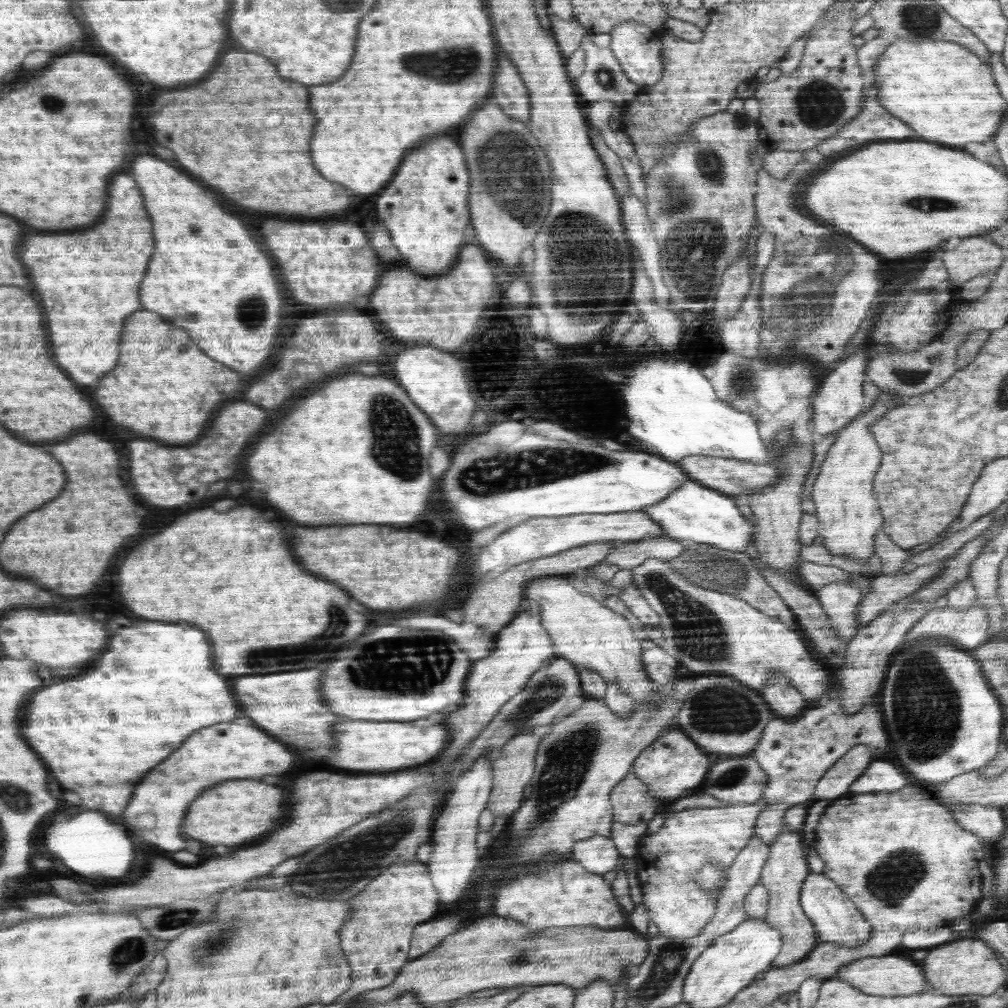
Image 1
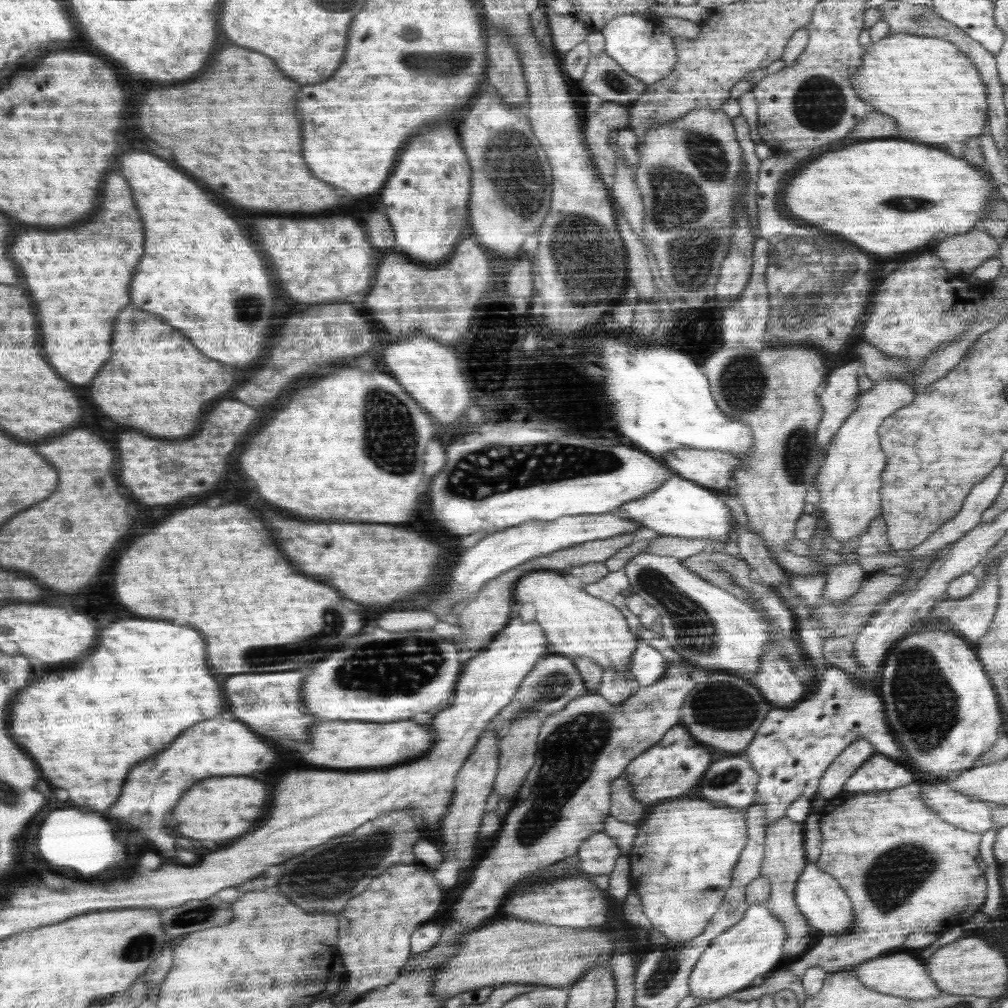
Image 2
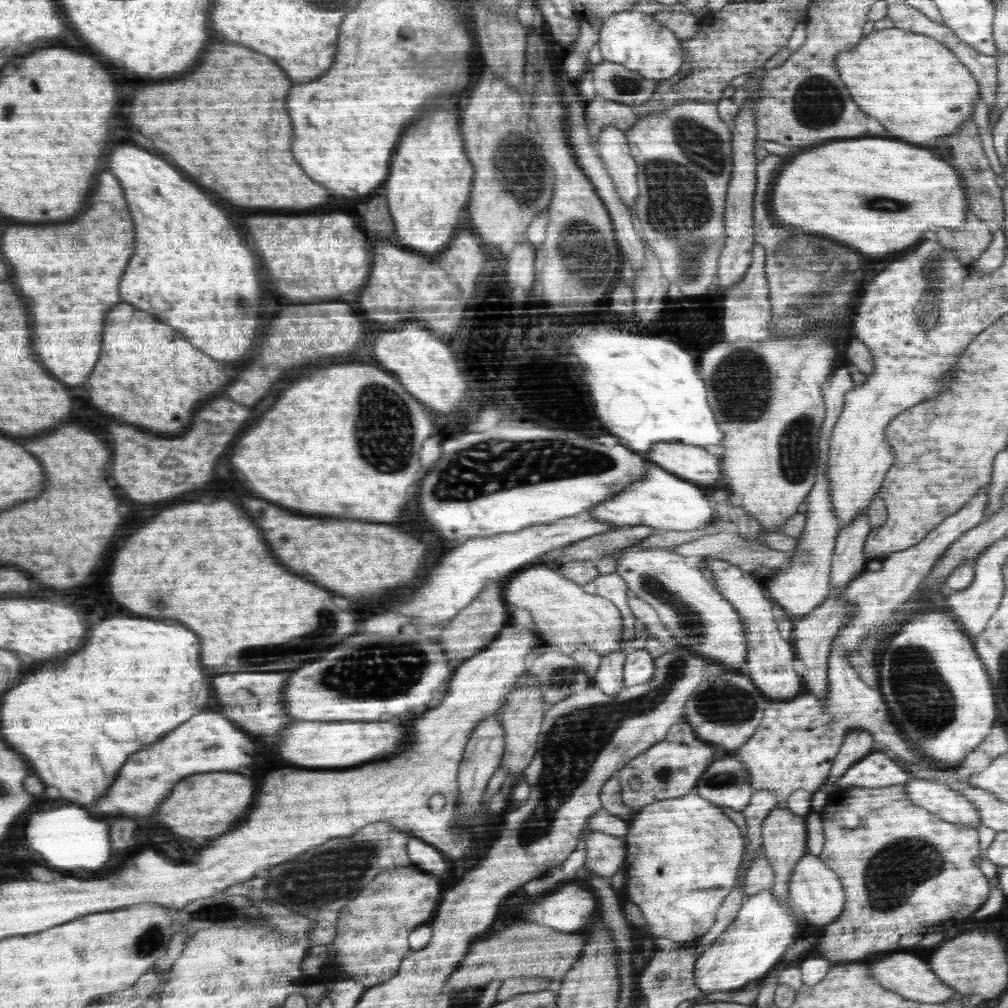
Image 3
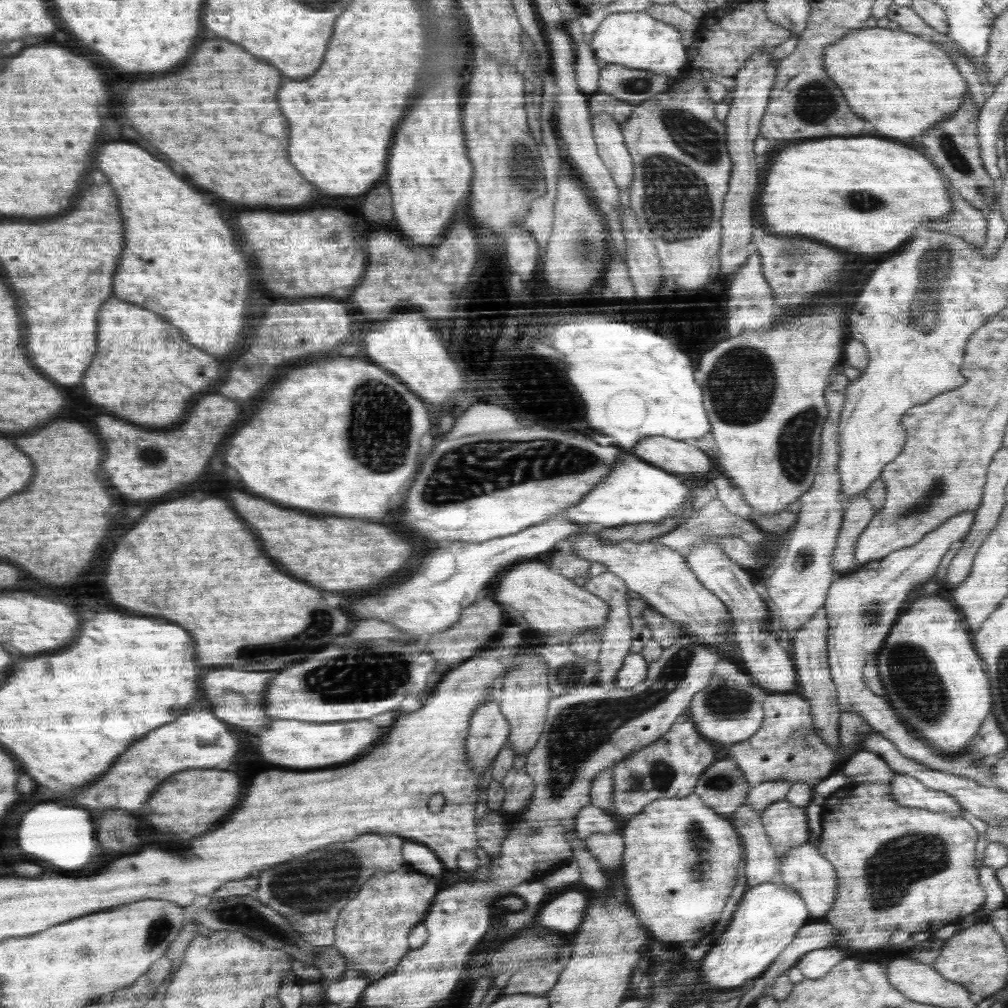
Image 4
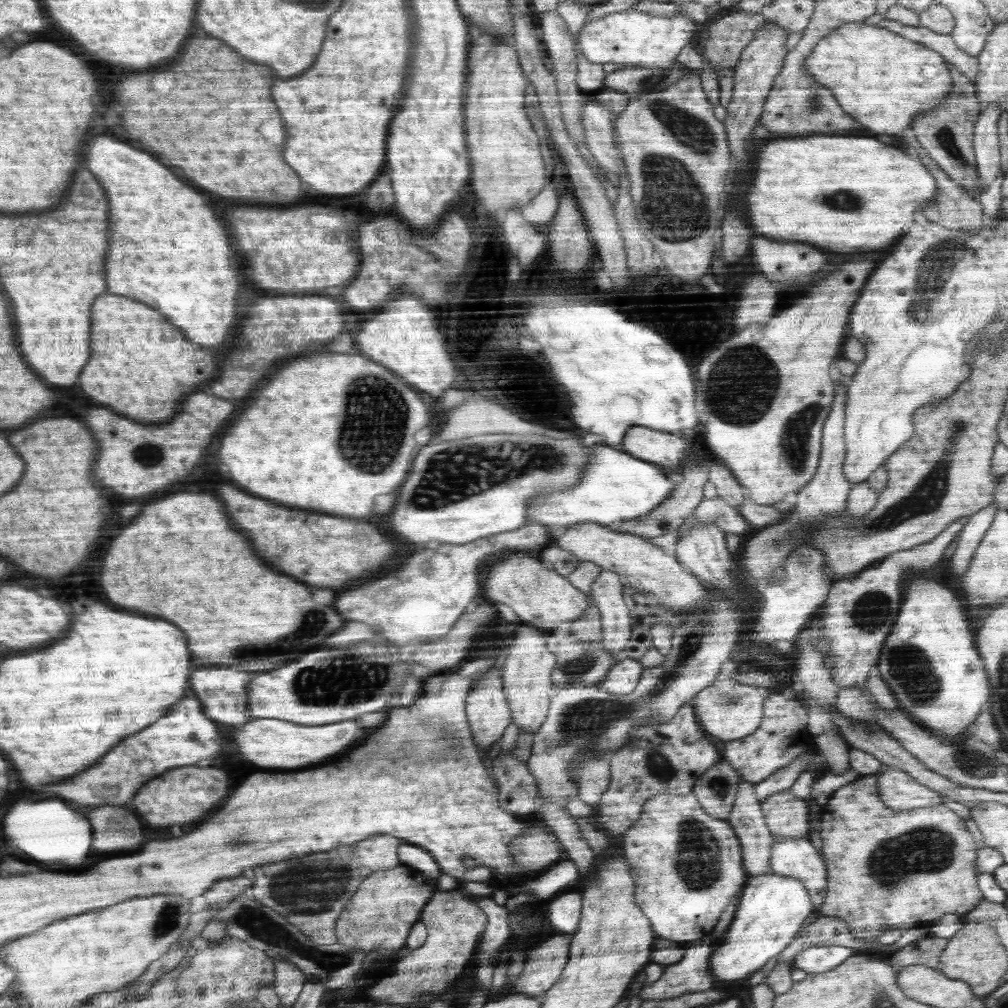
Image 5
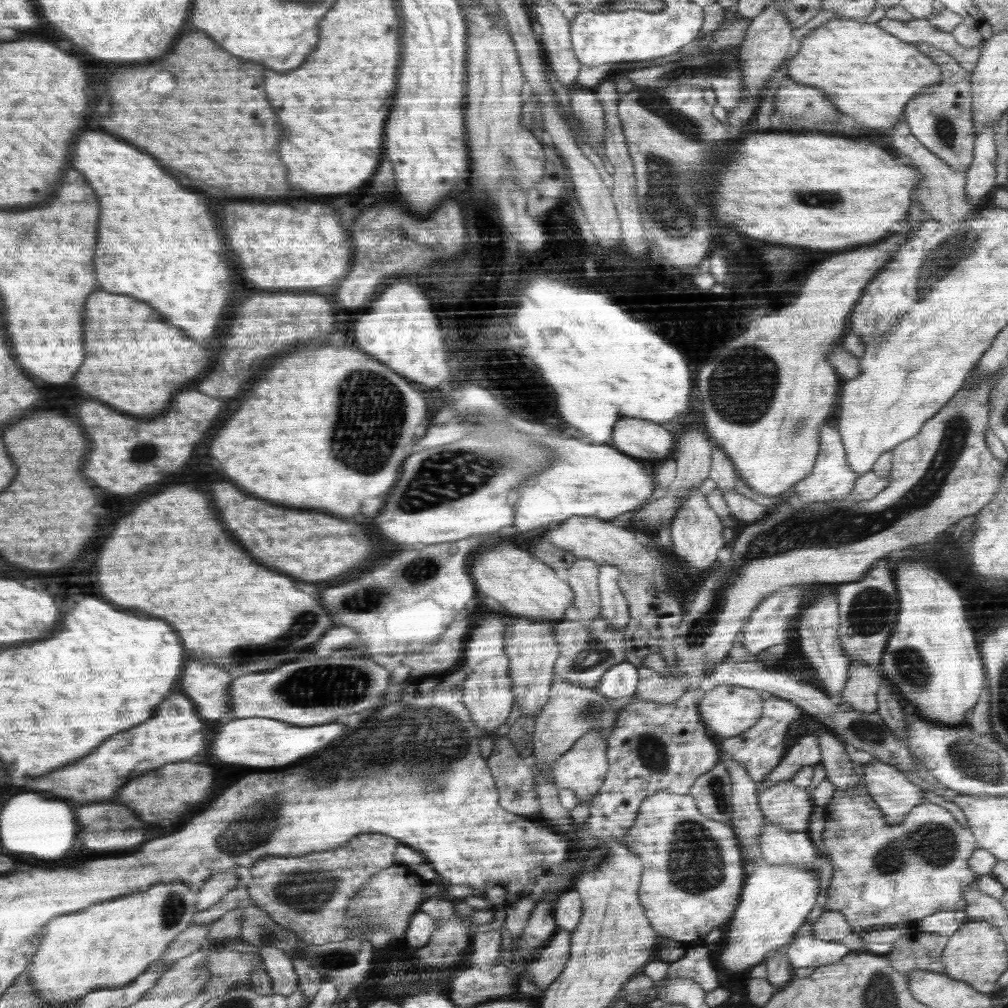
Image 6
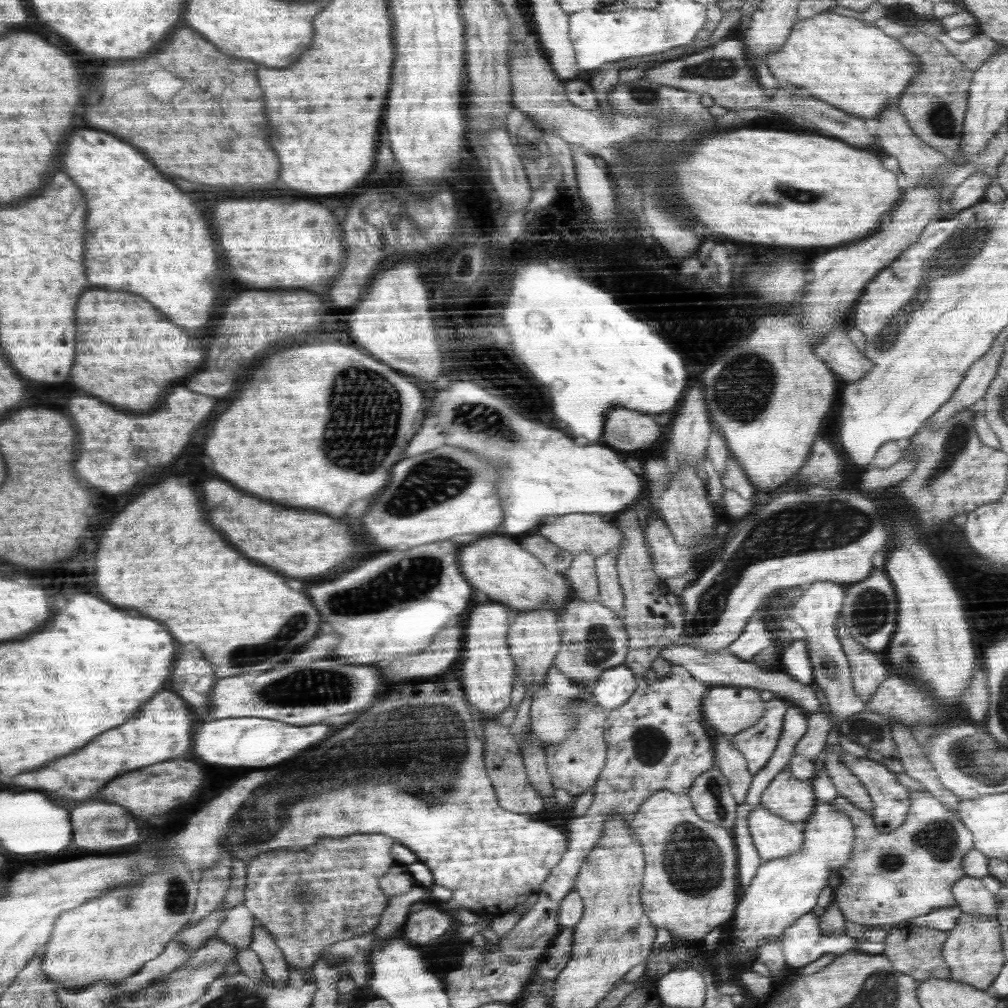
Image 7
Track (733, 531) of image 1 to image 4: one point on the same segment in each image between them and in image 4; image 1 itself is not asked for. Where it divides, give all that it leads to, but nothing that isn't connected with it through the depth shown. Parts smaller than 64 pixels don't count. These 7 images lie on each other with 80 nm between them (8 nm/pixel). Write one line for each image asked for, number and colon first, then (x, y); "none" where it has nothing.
2: (679, 507)
3: (662, 500)
4: (634, 491)

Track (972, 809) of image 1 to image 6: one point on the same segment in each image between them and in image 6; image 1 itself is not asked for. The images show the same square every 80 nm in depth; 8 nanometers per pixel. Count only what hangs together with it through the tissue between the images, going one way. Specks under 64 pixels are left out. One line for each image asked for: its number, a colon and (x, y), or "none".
2: (964, 812)
3: (947, 804)
4: (905, 790)
5: (897, 790)
6: (895, 796)

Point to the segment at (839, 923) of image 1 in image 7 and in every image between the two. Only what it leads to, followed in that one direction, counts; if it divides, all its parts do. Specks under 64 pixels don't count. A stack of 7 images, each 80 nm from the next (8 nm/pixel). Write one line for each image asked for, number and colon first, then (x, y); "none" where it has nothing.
2: (826, 905)
3: (817, 892)
4: (803, 868)
5: (796, 858)
6: (782, 847)
7: (773, 837)

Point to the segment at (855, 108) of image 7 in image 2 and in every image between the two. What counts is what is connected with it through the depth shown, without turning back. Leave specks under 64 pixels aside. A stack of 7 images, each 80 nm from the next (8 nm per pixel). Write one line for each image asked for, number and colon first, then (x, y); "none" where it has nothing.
2: (933, 91)
3: (917, 87)
4: (902, 84)
5: (885, 80)
6: (870, 74)

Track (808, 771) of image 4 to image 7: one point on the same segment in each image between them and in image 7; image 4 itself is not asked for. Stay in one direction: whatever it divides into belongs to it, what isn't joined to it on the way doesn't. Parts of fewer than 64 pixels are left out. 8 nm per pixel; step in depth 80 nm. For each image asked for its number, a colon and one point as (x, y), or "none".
5: (784, 738)
6: (761, 750)
7: (757, 744)

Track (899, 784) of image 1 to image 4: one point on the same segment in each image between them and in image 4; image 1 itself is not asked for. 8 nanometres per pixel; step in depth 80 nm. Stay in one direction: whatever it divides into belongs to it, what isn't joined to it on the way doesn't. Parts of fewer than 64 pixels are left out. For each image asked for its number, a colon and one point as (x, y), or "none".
2: (879, 773)
3: (877, 769)
4: (863, 766)

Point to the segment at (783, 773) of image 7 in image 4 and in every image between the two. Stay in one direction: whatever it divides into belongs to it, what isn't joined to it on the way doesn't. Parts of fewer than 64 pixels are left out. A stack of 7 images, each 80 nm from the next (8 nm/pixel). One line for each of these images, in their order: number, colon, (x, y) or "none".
4: (785, 824)
5: (786, 816)
6: (784, 803)

